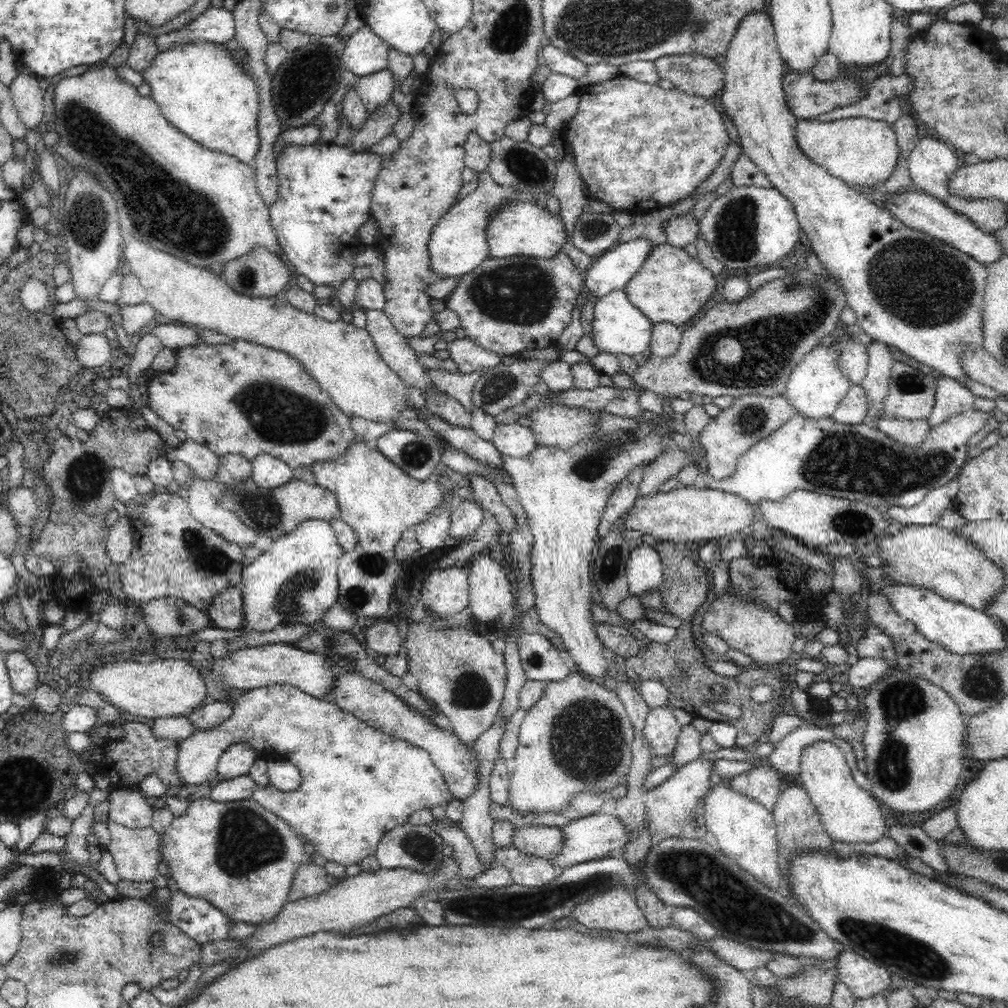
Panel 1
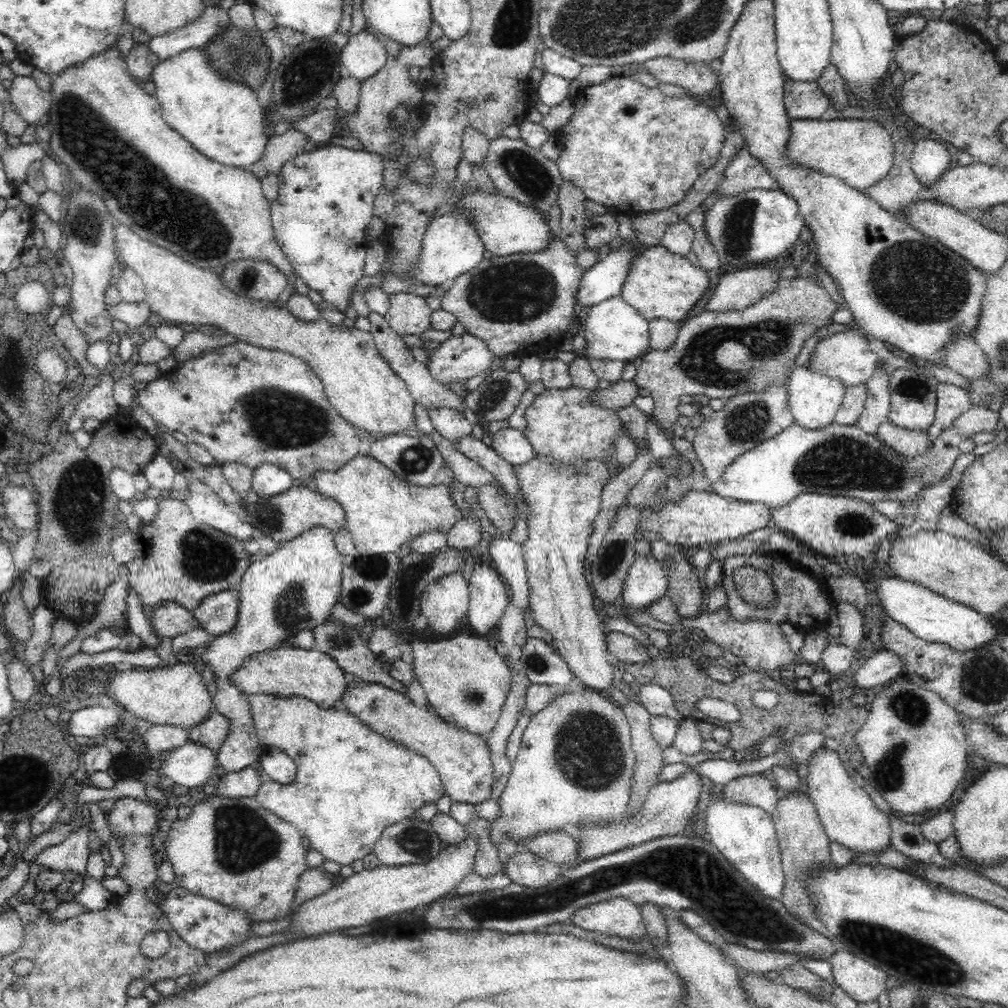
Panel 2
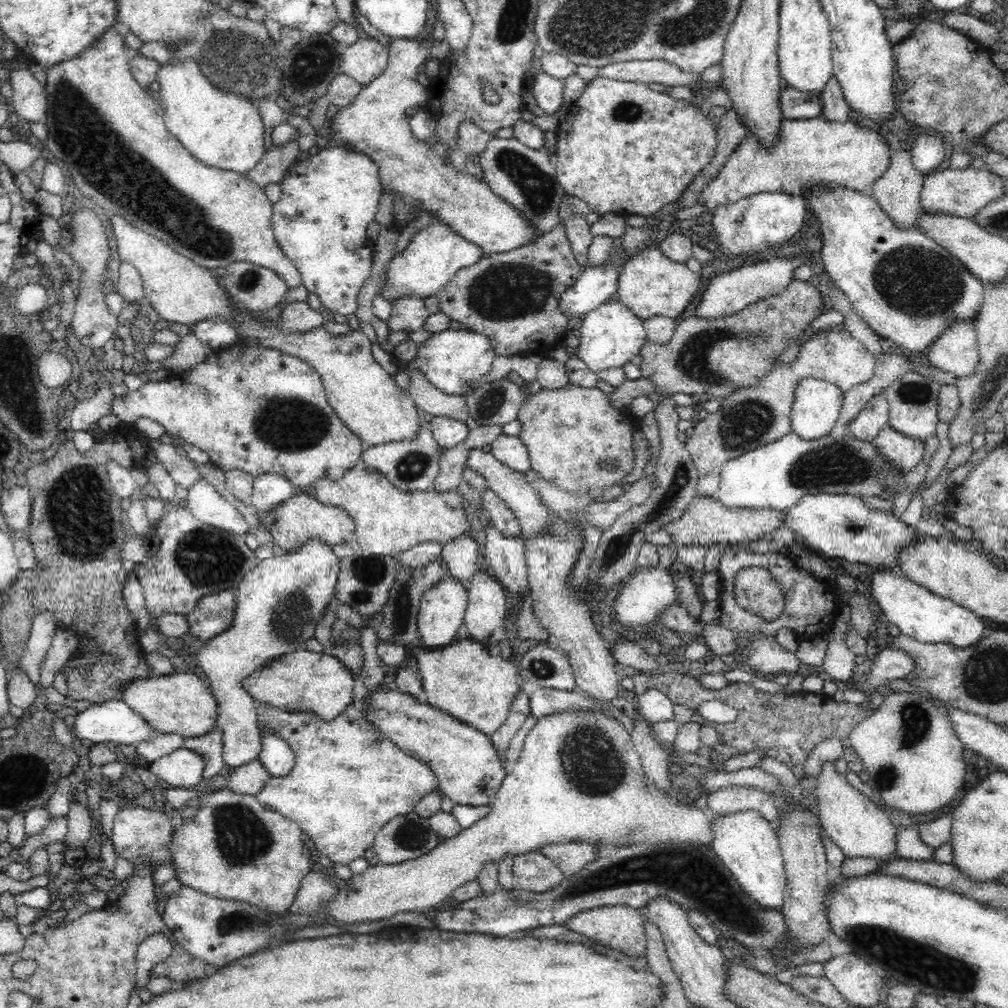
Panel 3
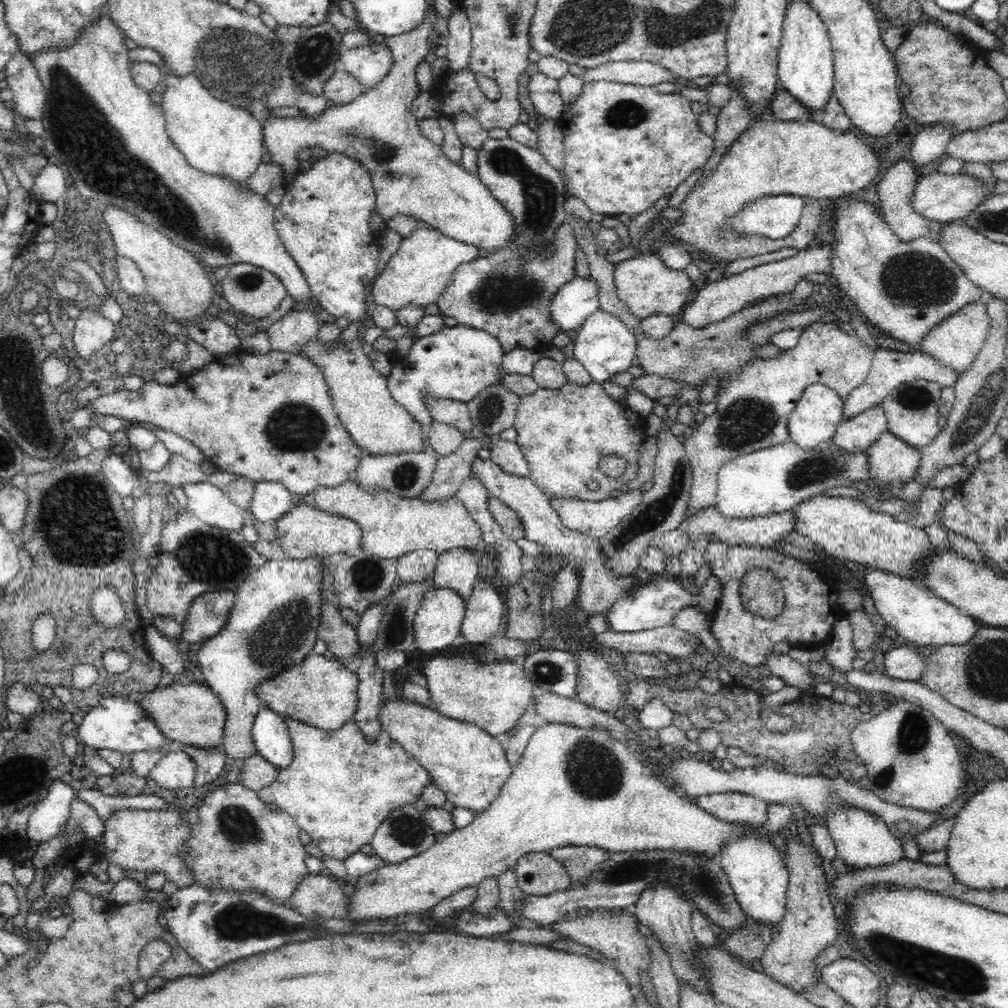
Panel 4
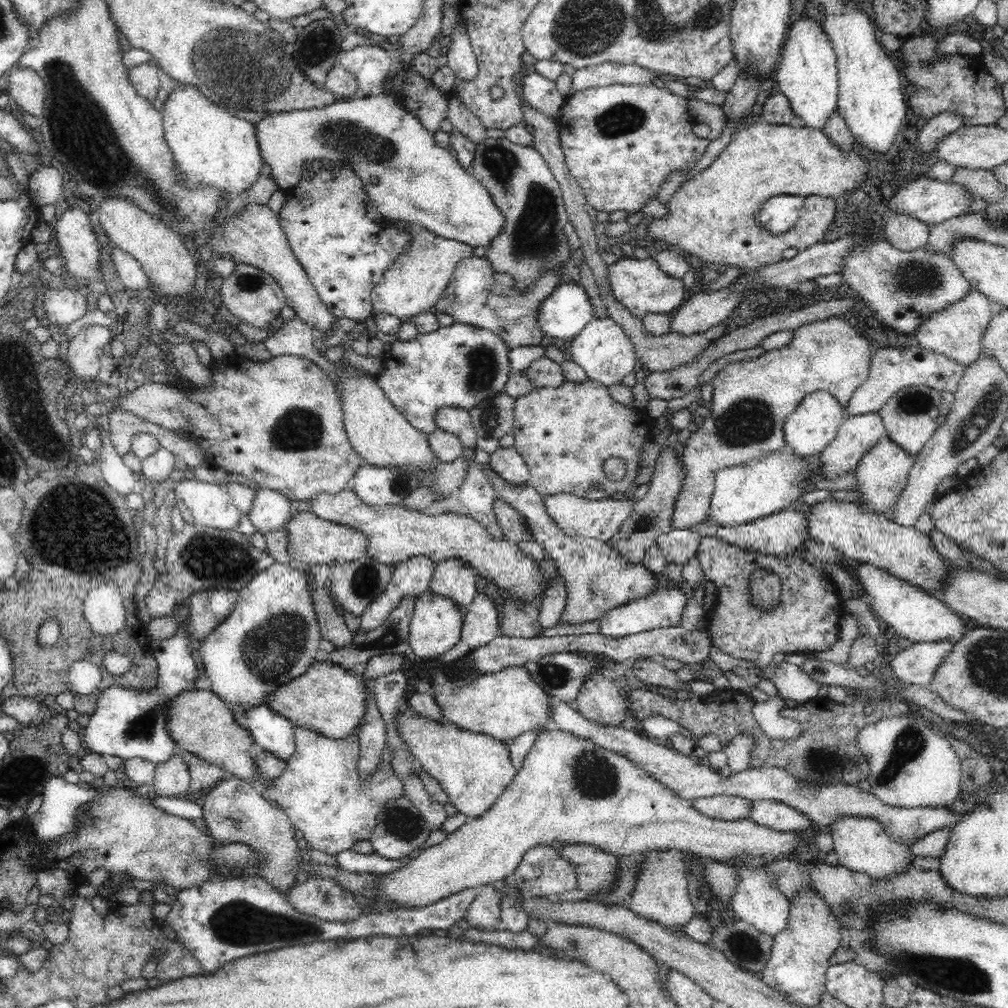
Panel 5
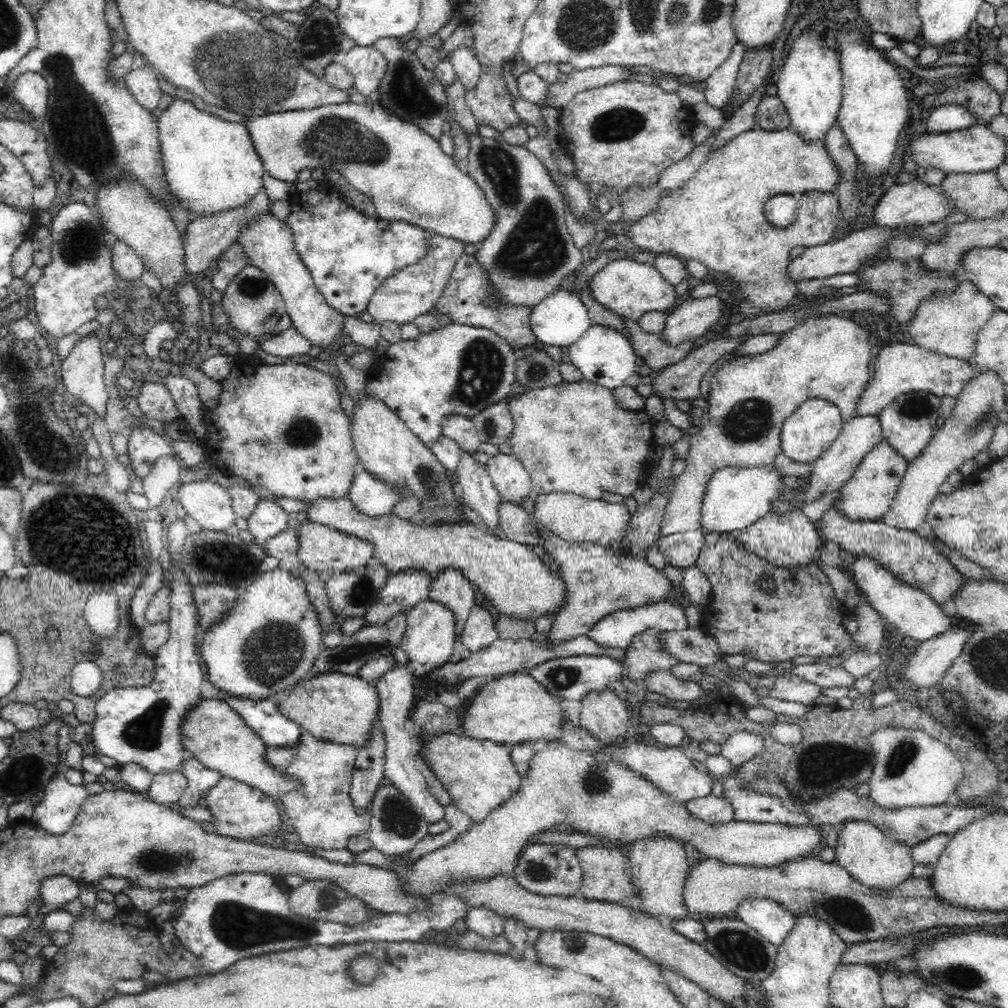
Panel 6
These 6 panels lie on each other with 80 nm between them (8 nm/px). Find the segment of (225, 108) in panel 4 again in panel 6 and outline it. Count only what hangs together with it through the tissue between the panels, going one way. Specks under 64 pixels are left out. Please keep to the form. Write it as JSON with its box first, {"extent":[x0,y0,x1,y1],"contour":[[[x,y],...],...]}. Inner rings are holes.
{"extent":[157,98,263,217],"contour":[[[176,98],[157,122],[165,182],[191,217],[245,207],[263,188],[263,163],[242,123],[222,121]]]}

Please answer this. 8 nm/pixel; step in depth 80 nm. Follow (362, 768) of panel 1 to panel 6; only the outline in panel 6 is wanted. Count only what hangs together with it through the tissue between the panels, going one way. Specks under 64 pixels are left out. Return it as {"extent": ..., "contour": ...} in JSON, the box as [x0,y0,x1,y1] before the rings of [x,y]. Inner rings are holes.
{"extent":[147,730,370,849],"contour":[[[302,730],[297,744],[297,753],[293,763],[285,774],[302,785],[301,792],[290,792],[279,798],[284,804],[286,814],[294,826],[299,842],[314,848],[346,849],[350,836],[368,833],[370,812],[358,815],[350,803],[349,787],[352,782],[352,770],[356,758],[354,745],[340,745],[320,741],[308,731]],[[181,770],[158,773],[153,776],[150,787],[147,789],[147,797],[149,800],[171,808],[174,803],[179,802],[186,788],[186,777]]]}

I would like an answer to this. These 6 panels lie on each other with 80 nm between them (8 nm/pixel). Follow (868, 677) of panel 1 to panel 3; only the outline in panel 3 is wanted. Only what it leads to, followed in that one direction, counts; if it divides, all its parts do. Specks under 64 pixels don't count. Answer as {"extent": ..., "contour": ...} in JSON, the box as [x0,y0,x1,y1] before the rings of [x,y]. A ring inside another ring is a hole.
{"extent":[869,647,915,686],"contour":[[[888,647],[882,650],[871,663],[869,676],[870,686],[882,685],[886,680],[906,679],[915,669],[912,657],[902,649]]]}

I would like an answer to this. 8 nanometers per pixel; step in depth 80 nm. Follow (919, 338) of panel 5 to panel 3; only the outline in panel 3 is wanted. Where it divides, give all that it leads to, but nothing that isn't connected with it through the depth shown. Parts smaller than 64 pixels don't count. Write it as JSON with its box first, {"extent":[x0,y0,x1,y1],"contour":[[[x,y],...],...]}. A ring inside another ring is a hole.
{"extent":[926,318,979,379],"contour":[[[976,318],[954,321],[930,346],[926,346],[928,361],[940,370],[951,372],[957,379],[974,374],[979,354],[975,322]]]}

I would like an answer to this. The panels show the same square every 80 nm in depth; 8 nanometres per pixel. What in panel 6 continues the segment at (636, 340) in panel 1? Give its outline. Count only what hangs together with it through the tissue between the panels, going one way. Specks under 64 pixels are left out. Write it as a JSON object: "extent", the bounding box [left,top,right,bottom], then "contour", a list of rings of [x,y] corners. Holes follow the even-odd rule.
{"extent":[567,324,642,391],"contour":[[[592,324],[576,342],[569,346],[568,354],[567,361],[582,373],[582,378],[611,391],[624,386],[626,378],[642,370],[640,360],[632,345],[628,343],[628,339],[616,330],[600,325]]]}

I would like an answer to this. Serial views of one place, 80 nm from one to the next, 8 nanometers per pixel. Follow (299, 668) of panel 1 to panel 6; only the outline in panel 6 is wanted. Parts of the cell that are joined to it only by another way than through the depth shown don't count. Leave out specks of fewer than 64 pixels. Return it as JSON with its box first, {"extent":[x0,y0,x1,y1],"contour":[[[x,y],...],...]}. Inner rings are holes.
{"extent":[278,673,379,747],"contour":[[[322,673],[296,686],[294,692],[278,704],[278,710],[320,741],[365,747],[379,722],[379,696],[374,684],[358,676]]]}

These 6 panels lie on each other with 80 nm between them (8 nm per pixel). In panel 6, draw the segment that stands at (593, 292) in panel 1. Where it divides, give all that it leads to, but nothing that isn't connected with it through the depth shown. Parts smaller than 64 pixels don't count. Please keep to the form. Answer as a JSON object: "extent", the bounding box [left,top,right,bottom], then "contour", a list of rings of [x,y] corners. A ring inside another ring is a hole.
{"extent":[528,289,592,346],"contour":[[[558,289],[547,296],[536,308],[531,310],[528,325],[534,333],[534,339],[541,346],[570,346],[576,342],[592,325],[588,310],[581,304],[581,299],[569,290]]]}

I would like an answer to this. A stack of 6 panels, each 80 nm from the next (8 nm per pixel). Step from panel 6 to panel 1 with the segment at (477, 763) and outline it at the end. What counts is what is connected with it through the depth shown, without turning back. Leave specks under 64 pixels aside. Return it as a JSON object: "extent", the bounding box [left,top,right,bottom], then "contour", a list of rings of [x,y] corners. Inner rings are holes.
{"extent":[331,673,479,801],"contour":[[[360,673],[344,674],[335,680],[331,699],[343,711],[352,713],[362,722],[378,729],[382,734],[404,740],[414,747],[421,748],[430,755],[434,766],[442,773],[452,798],[462,801],[478,792],[479,766],[477,752],[472,744],[464,744],[448,727],[438,721],[424,716],[417,709],[406,704],[400,696],[386,690],[380,683],[364,677]]]}

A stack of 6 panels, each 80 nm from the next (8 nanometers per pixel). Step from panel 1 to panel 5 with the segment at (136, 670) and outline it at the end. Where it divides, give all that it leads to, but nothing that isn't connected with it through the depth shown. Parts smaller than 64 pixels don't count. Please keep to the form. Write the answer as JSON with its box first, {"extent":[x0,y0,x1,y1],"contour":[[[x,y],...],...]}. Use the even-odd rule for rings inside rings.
{"extent":[167,689,275,790],"contour":[[[194,689],[180,693],[172,699],[167,712],[167,729],[179,748],[191,752],[202,761],[220,767],[230,772],[232,776],[244,779],[261,790],[274,788],[275,779],[263,778],[257,769],[254,756],[258,752],[258,747],[255,739],[245,724],[240,725],[236,721],[234,713],[214,692]]]}

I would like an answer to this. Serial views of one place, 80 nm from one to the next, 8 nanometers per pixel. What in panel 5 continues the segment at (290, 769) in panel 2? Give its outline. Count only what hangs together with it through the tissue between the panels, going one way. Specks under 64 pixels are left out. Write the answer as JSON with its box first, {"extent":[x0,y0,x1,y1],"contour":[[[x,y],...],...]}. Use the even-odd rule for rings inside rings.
{"extent":[244,700,296,760],"contour":[[[266,700],[246,708],[244,716],[247,730],[255,739],[258,749],[267,750],[282,760],[294,754],[296,725],[274,712]]]}

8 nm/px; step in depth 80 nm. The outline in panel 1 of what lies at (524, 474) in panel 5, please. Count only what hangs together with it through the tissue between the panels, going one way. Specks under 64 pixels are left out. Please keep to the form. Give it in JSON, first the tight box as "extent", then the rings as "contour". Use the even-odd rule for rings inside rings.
{"extent":[492,422,537,458],"contour":[[[515,422],[497,426],[492,441],[501,455],[512,458],[528,456],[537,447],[530,427]]]}

